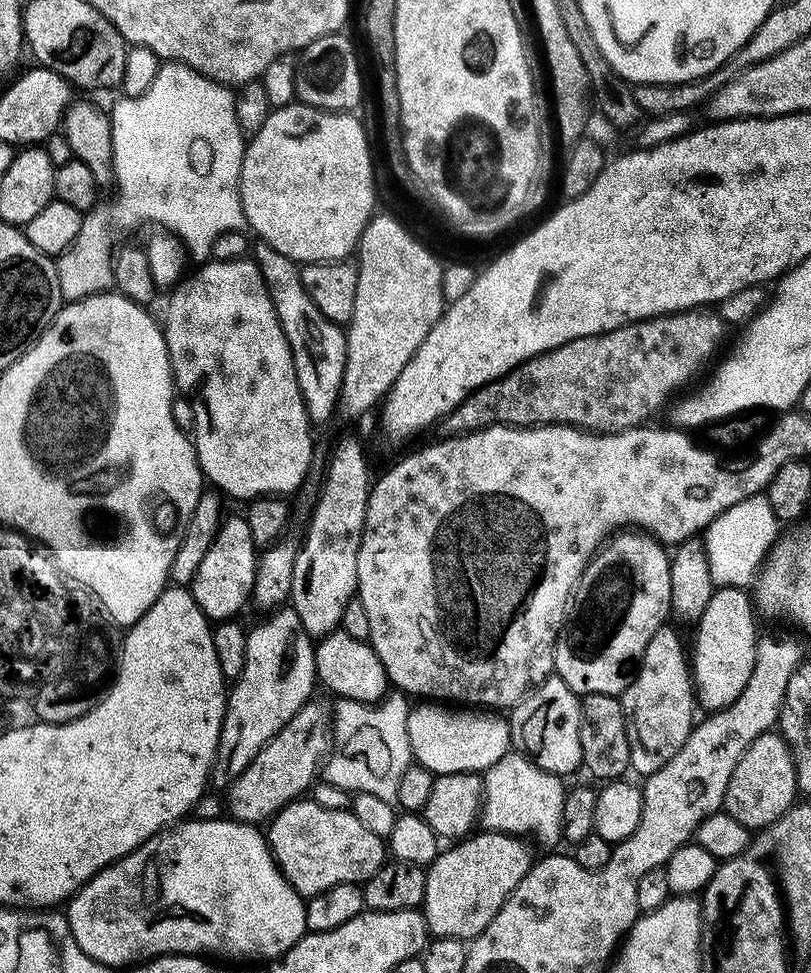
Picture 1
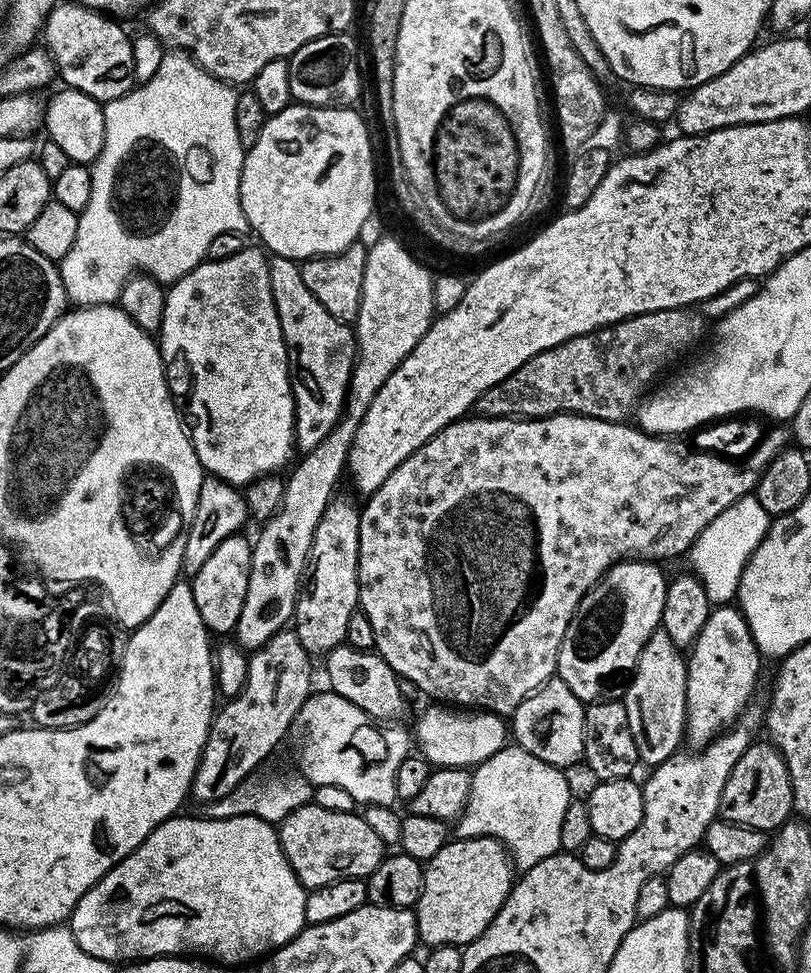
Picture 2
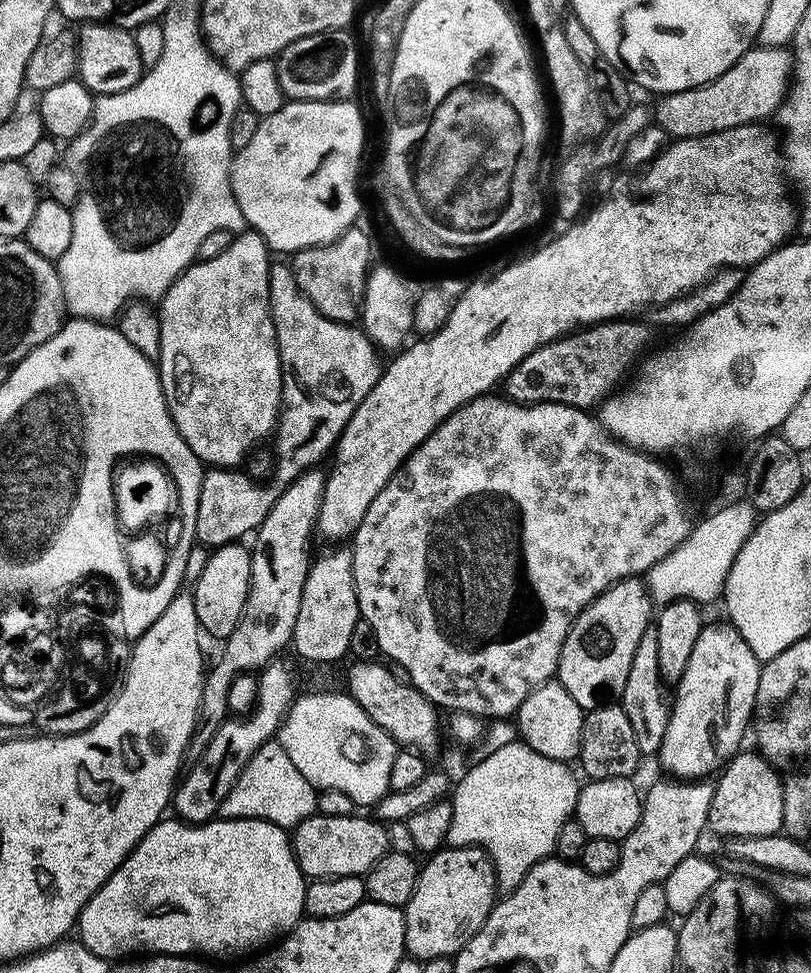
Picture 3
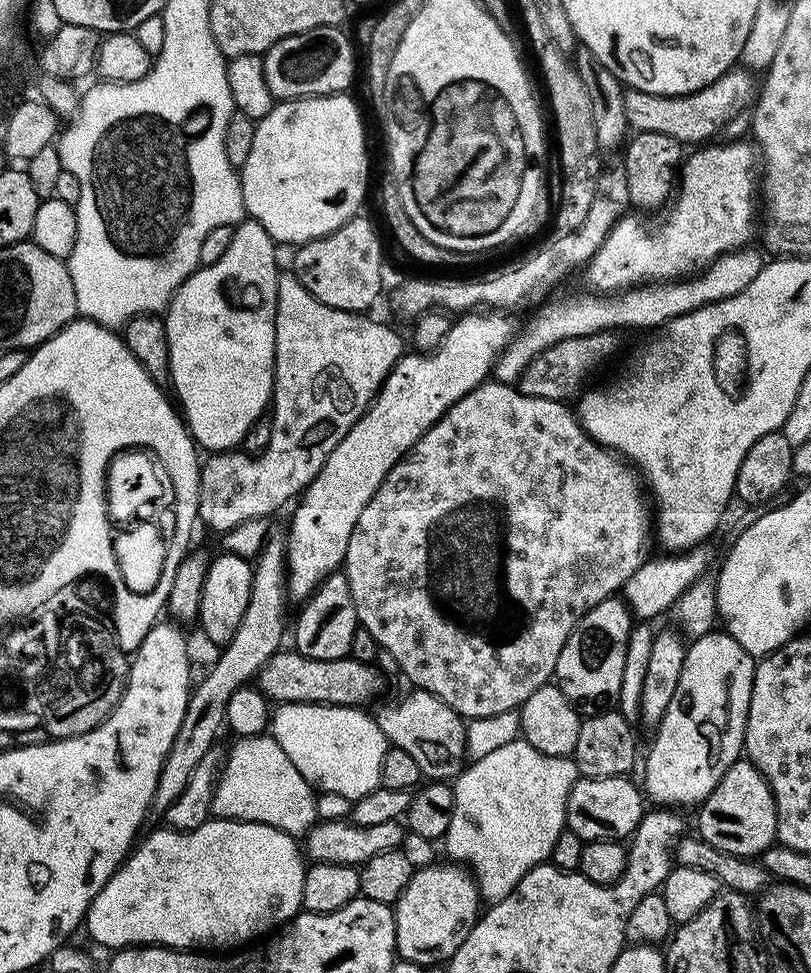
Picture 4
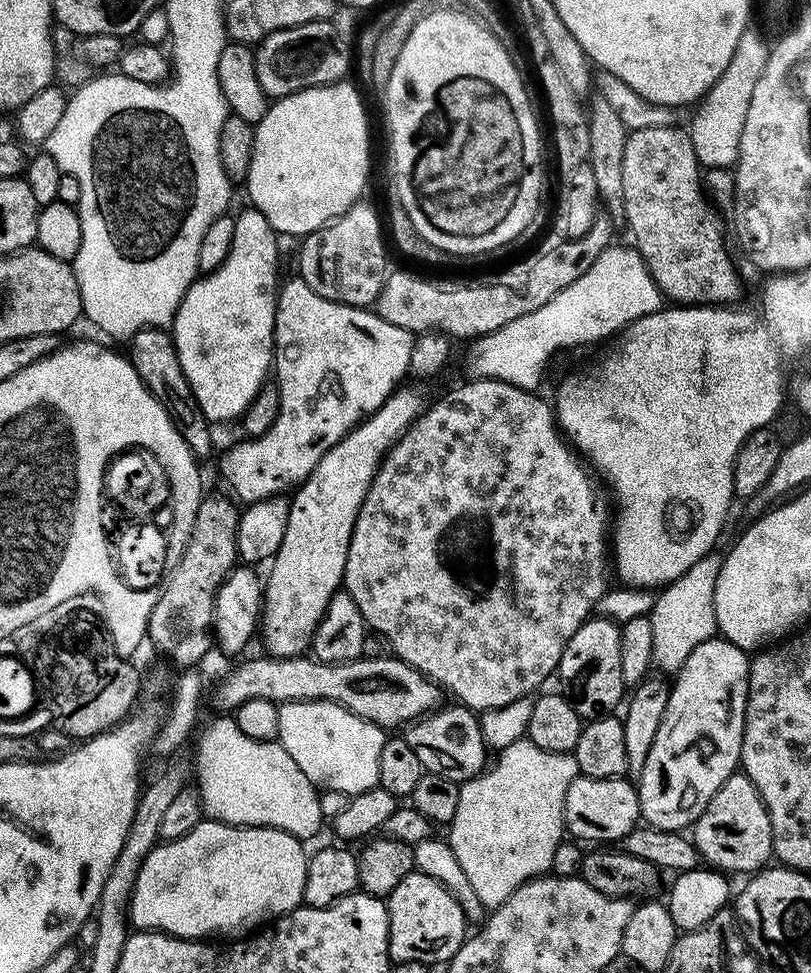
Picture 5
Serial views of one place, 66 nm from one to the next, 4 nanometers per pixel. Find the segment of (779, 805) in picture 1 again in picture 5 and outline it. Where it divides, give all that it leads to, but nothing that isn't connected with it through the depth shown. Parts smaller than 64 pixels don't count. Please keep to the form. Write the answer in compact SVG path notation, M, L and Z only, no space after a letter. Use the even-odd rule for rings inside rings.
M743 771L732 773L710 798L706 810L690 828L692 845L700 851L707 867L725 874L755 874L773 859L770 814L750 778Z

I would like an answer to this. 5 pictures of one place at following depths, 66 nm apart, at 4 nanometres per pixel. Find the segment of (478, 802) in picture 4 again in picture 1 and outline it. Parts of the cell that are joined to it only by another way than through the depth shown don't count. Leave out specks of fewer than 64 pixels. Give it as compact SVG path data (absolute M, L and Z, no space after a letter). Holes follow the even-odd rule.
M509 752L484 774L481 825L487 831L534 836L544 846L559 845L565 794L561 777L542 770L523 753Z

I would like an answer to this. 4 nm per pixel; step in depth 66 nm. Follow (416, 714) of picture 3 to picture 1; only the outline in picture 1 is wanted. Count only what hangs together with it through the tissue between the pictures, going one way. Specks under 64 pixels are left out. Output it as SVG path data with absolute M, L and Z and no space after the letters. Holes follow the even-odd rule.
M343 630L332 632L329 636L319 637L315 641L316 652L316 678L321 685L323 683L330 691L333 692L333 697L343 698L346 700L357 700L363 704L373 706L379 705L380 701L390 692L390 681L386 670L382 666L382 662L377 658L375 650L371 643L355 640L350 638L350 634L346 634Z

